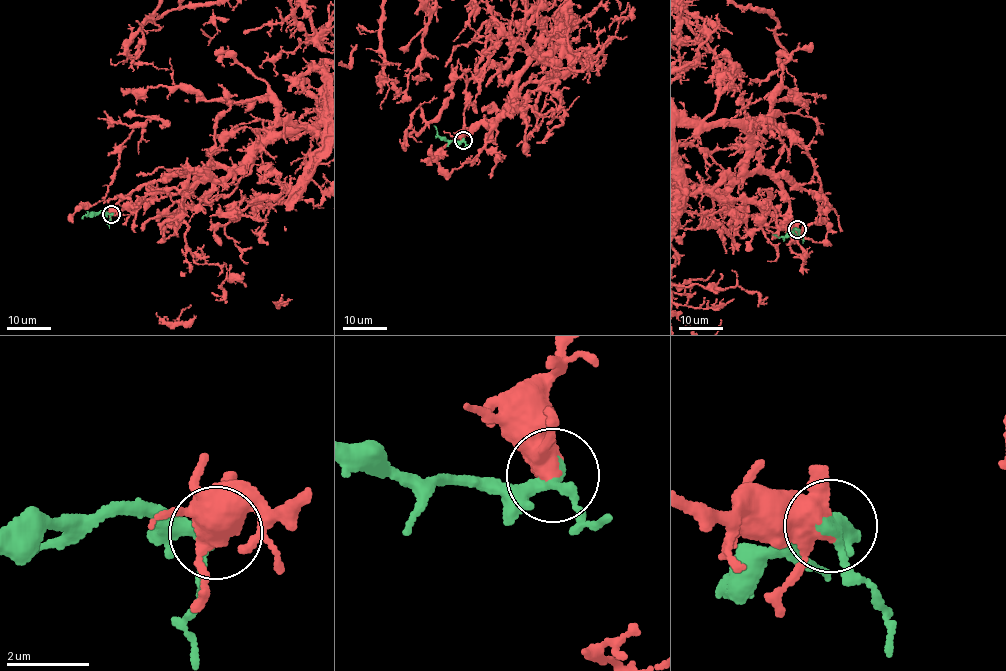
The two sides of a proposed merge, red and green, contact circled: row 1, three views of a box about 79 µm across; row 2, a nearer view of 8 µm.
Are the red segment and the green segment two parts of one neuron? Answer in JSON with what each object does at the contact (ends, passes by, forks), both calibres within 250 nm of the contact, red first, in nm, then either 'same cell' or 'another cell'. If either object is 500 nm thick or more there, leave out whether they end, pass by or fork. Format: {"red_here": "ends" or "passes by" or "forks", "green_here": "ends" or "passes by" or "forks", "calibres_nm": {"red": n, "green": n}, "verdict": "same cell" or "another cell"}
{"red_here": "forks", "green_here": "passes by", "calibres_nm": {"red": 420, "green": 300}, "verdict": "same cell"}

